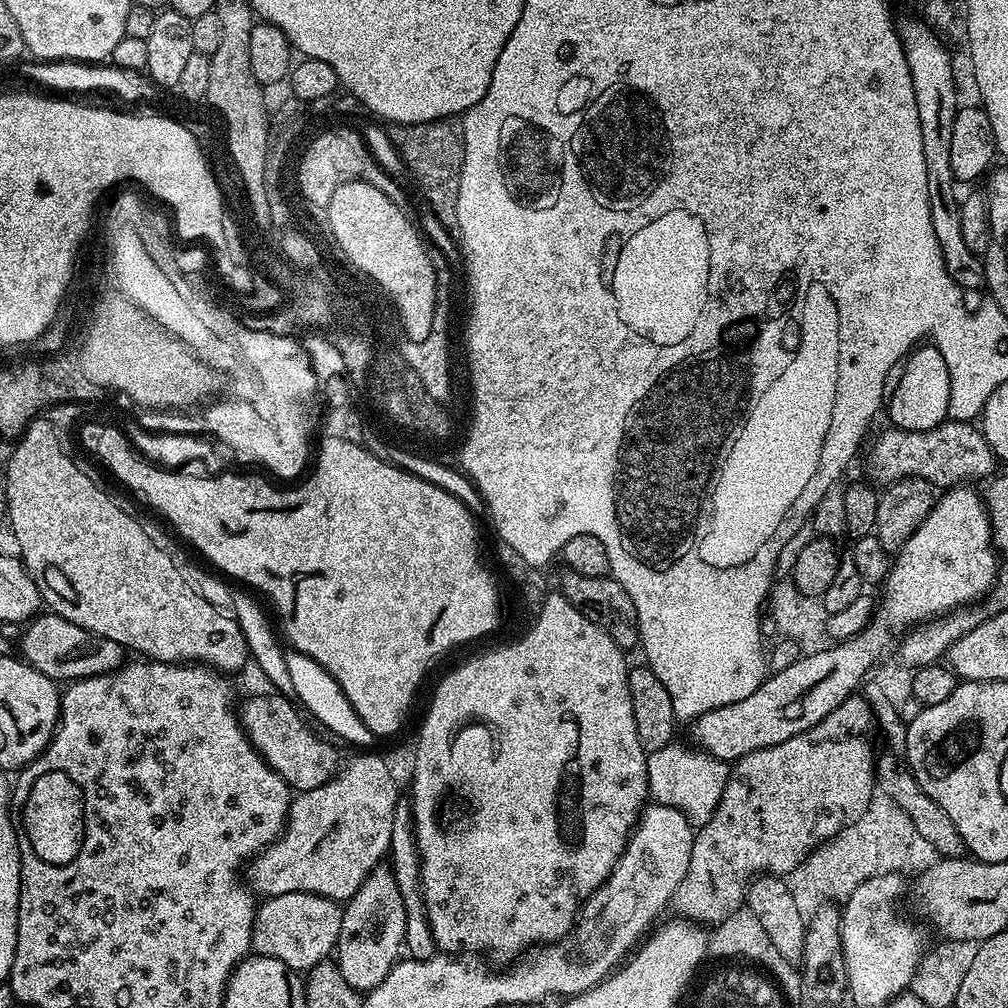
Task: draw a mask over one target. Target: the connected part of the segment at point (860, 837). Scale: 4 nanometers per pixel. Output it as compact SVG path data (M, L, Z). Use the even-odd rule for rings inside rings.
M877 795L872 804L850 826L841 830L833 840L822 844L788 873L786 879L790 894L805 918L811 918L826 904L843 902L862 882L882 874L903 872L903 864L910 857L908 848L920 848L921 840L914 824L890 797Z

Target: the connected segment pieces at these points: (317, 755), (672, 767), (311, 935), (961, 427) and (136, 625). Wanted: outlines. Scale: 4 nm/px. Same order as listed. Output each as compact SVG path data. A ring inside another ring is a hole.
M279 694L271 695L252 696L244 705L239 705L238 715L240 717L240 724L244 728L244 733L248 735L248 741L256 747L256 752L260 757L287 782L289 788L297 793L309 792L318 786L322 786L331 776L336 775L338 771L335 750L327 744L329 741L325 737L317 736L312 731L307 719L304 721L296 713L297 705L293 701Z
M676 747L647 753L648 790L655 803L677 808L689 823L699 826L714 814L728 781L730 766L727 761L716 760L706 752Z
M291 892L269 896L257 907L252 927L252 952L257 956L278 958L286 966L307 970L325 963L335 953L342 927L342 908L337 901L310 894Z
M949 418L943 424L921 432L889 427L889 432L882 433L872 444L872 453L868 456L868 472L873 476L871 479L877 485L887 486L896 480L913 476L922 478L936 490L968 486L976 482L972 480L987 481L997 471L997 458L986 442L983 431L977 425L975 428L967 424L972 423L967 419L964 420Z
M37 418L28 425L23 436L15 441L12 449L12 457L6 469L8 475L8 489L6 495L8 498L8 511L6 519L12 527L12 536L16 539L16 544L20 547L18 551L19 559L22 561L27 573L38 586L40 591L40 599L51 611L56 615L66 618L70 622L74 622L74 626L82 626L86 630L90 630L94 634L98 634L102 638L110 638L110 642L118 642L129 653L139 654L141 657L147 658L152 662L162 664L206 664L210 668L216 669L221 674L233 674L244 663L249 663L248 643L242 634L242 630L238 626L235 615L229 614L227 611L219 612L206 597L200 592L195 592L188 585L188 580L182 573L176 569L176 564L148 537L148 532L131 516L128 512L123 512L102 489L96 485L97 481L93 478L82 474L75 466L74 459L71 455L64 456L64 452L60 449L61 437L48 424L44 418Z

